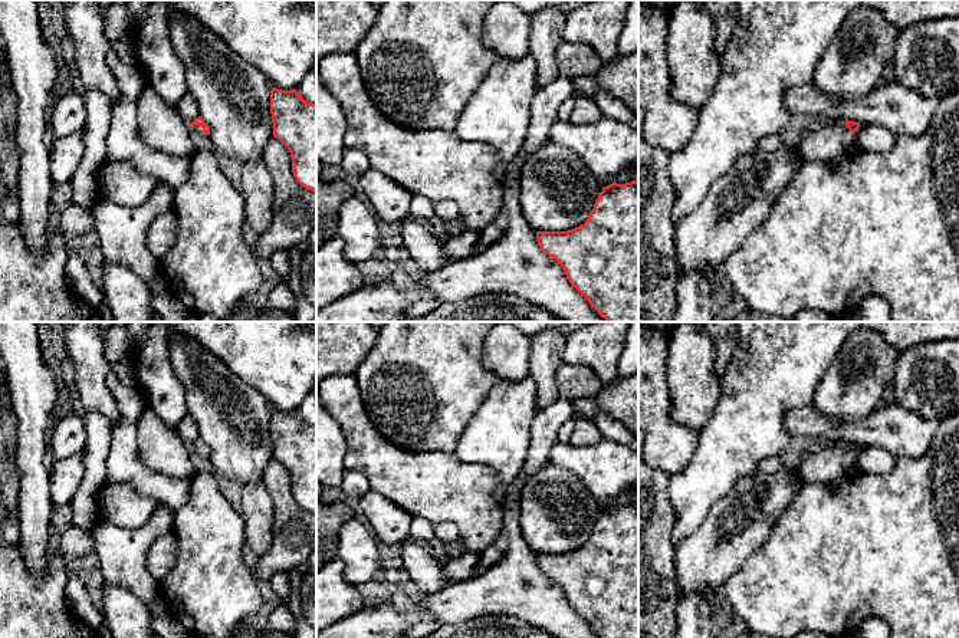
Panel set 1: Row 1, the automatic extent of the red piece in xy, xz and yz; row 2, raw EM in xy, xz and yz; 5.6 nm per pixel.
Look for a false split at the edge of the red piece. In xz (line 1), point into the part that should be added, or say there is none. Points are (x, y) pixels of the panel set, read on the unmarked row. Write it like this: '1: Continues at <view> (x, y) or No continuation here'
1: No continuation here

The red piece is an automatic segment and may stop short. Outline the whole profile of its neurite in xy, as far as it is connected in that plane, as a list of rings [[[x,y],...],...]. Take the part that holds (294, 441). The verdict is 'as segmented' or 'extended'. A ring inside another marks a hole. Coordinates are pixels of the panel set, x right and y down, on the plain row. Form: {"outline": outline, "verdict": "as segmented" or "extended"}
{"outline": [[[296,411],[270,412],[273,458],[290,474],[296,503],[316,514],[316,425],[306,424]]], "verdict": "as segmented"}

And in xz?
{"outline": [[[638,503],[602,509],[587,543],[566,553],[536,553],[541,572],[555,581],[569,605],[600,638],[638,638]]], "verdict": "as segmented"}

